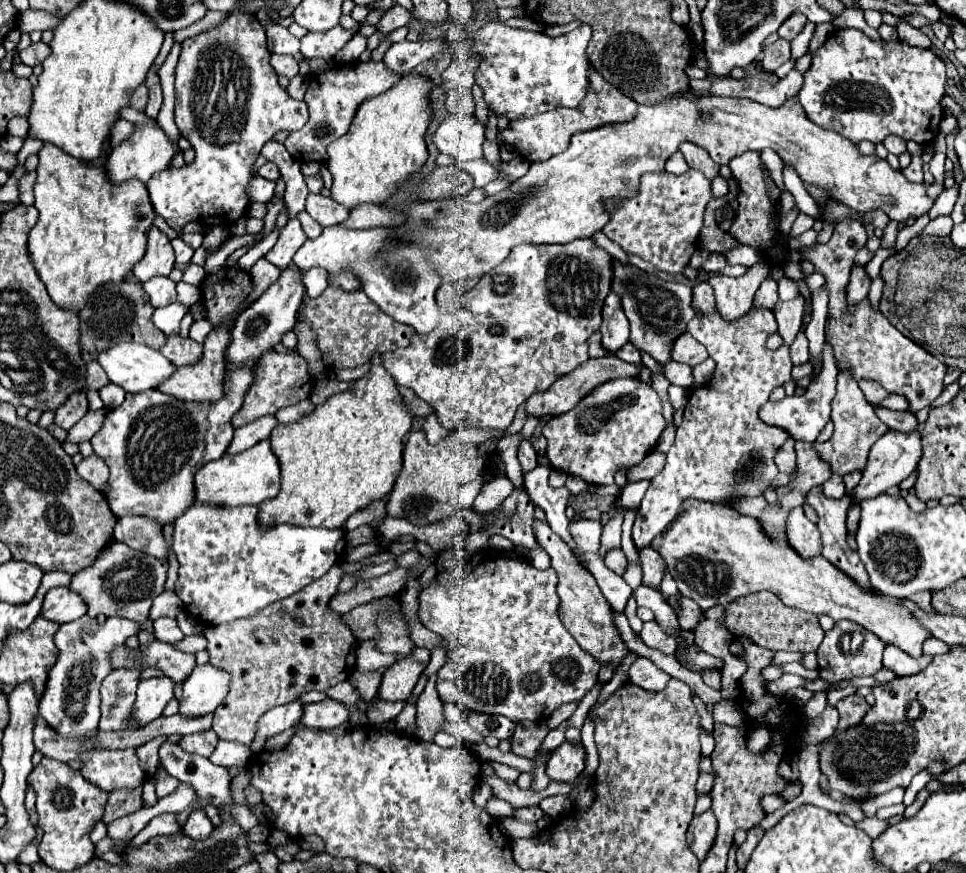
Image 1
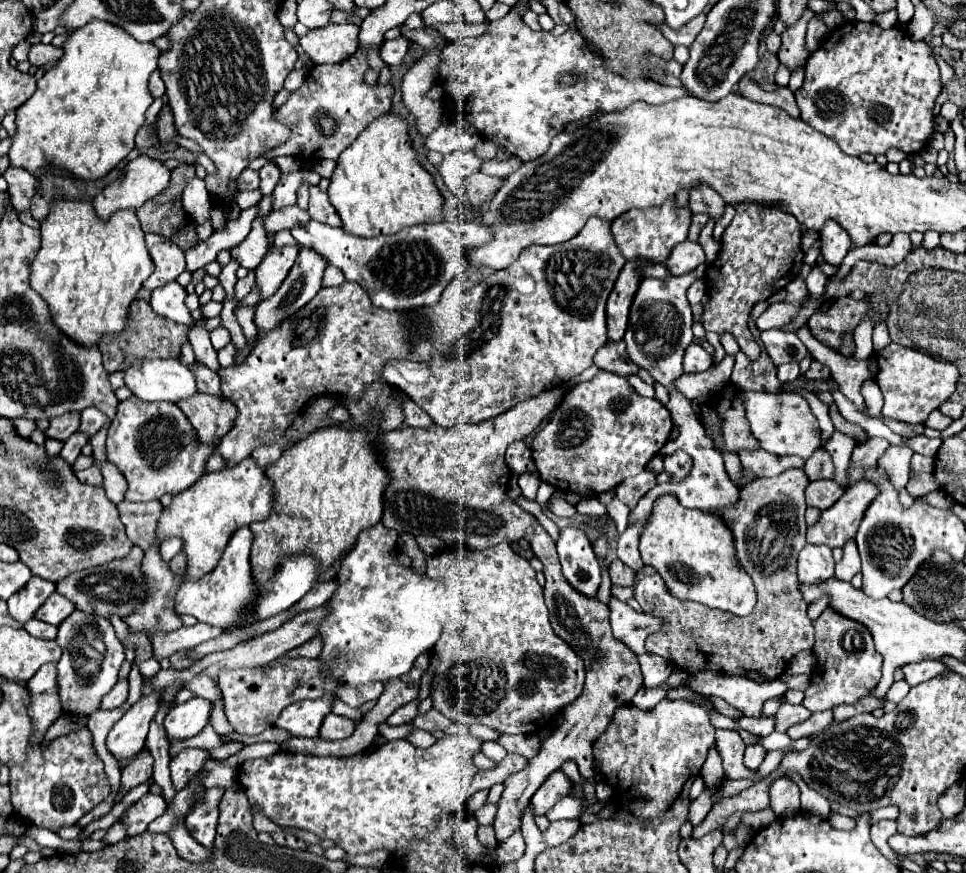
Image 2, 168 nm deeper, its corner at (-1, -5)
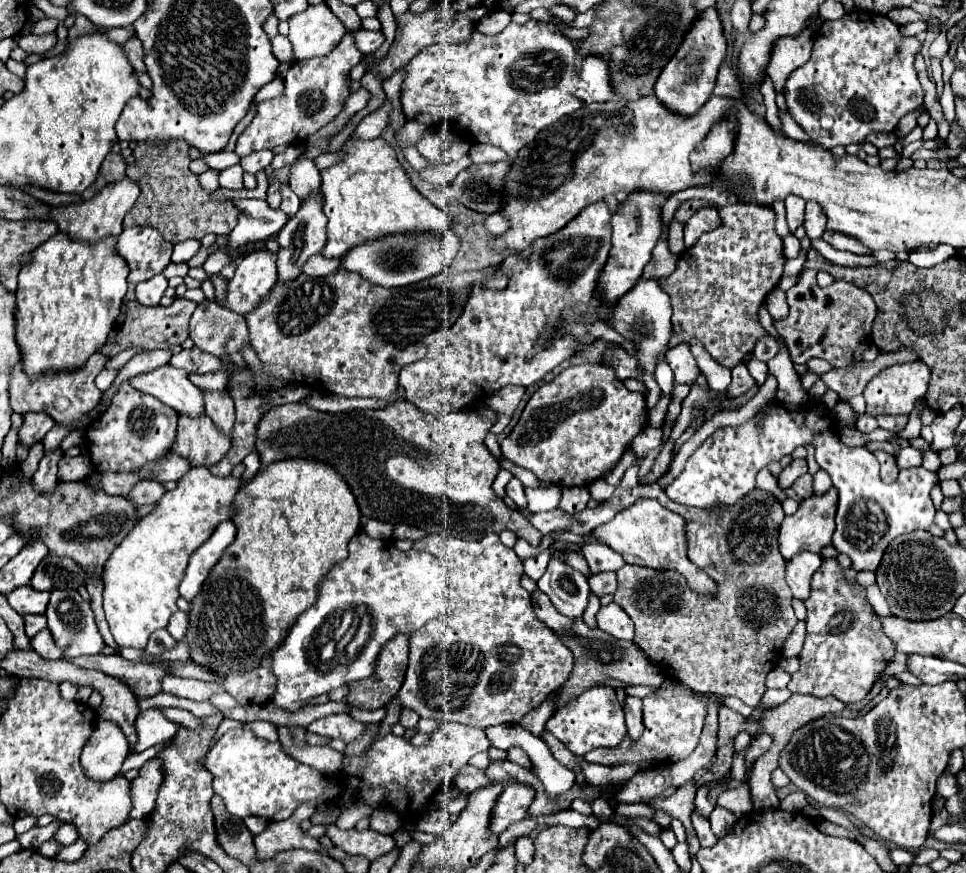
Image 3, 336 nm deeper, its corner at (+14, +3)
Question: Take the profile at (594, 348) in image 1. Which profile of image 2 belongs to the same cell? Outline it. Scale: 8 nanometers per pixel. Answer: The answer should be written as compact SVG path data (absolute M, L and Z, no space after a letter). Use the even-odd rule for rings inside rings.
M607 342L605 346L601 346L593 358L593 362L609 372L615 372L619 376L627 376L627 374L635 374L639 370L639 366L635 366L635 362L631 362L631 358L627 358L627 350L623 346L623 342Z

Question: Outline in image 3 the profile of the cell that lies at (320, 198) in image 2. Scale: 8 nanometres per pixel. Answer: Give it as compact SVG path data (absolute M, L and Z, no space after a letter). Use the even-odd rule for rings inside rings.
M298 158L292 166L290 166L290 188L298 198L308 198L310 194L316 194L322 178L320 178L320 170L316 168L314 160L310 158Z

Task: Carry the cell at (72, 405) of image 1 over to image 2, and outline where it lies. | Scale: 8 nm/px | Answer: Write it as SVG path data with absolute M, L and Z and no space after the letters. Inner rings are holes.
M65 412L57 418L51 418L51 426L45 432L45 436L55 438L55 440L67 440L73 432L79 430L79 424L81 424L79 412Z

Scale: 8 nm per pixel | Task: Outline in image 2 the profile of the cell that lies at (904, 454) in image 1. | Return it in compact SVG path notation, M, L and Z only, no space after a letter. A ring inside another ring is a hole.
M861 480L853 486L847 486L843 498L839 498L839 502L835 502L835 506L827 508L825 512L821 512L821 518L815 526L807 528L807 542L811 544L825 544L829 548L835 546L843 546L849 538L853 538L859 530L859 524L867 512L867 508L871 506L871 502L879 496L879 486L875 482L869 480Z

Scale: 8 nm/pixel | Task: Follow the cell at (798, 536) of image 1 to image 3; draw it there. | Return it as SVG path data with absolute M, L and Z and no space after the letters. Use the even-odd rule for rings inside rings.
M808 550L800 552L796 558L792 558L786 566L786 582L792 588L794 598L808 600L810 598L810 580L812 574L820 568L822 558L818 554L812 554Z

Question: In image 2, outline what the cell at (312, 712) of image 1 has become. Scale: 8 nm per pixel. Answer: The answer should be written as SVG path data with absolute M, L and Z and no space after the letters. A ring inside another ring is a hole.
M327 714L327 716L323 718L323 724L321 724L321 732L319 732L319 736L325 738L325 740L341 740L341 738L351 736L353 730L355 730L353 720L345 718L345 716Z

